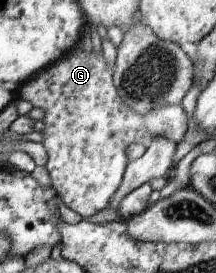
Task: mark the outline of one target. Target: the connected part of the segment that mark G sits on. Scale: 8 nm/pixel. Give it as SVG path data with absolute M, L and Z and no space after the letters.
M80 49L20 85L16 99L28 100L46 112L41 143L47 149L45 166L51 187L68 209L83 218L108 205L123 183L136 143L148 144L154 136L168 136L178 144L188 125L181 105L161 107L145 117L133 113L114 84L114 69L110 71L104 57L96 53L86 55Z

